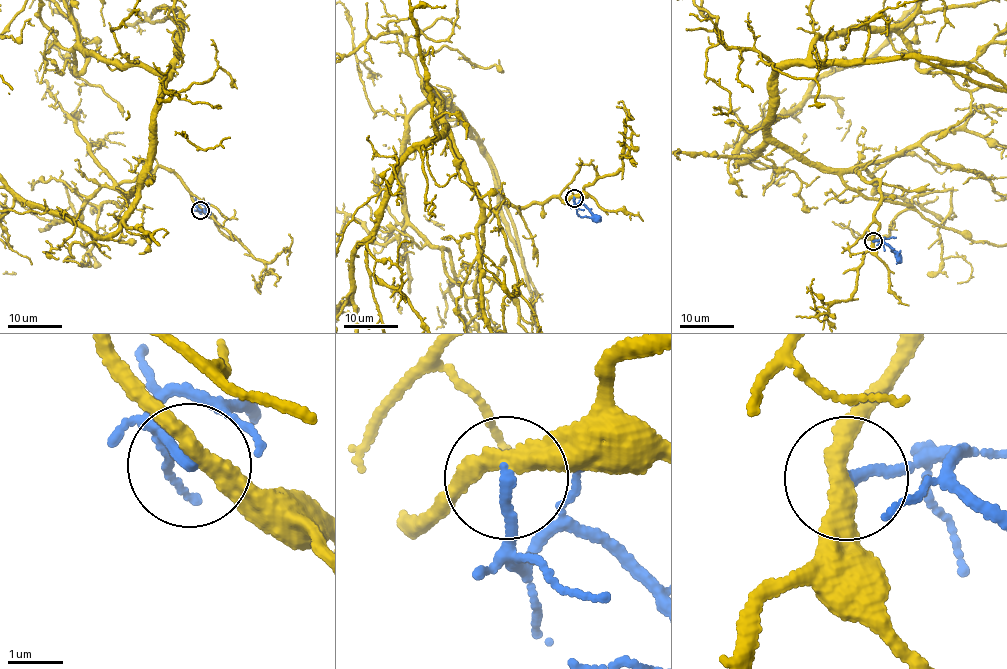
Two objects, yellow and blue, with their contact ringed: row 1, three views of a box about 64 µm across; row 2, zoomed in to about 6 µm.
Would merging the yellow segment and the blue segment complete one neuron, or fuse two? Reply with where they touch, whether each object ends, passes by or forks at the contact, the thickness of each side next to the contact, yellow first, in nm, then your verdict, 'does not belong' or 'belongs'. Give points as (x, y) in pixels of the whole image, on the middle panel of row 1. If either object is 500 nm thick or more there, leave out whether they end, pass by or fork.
place (574, 198); yellow passes by; blue ends; calibres 360 and 200 nm; does not belong

